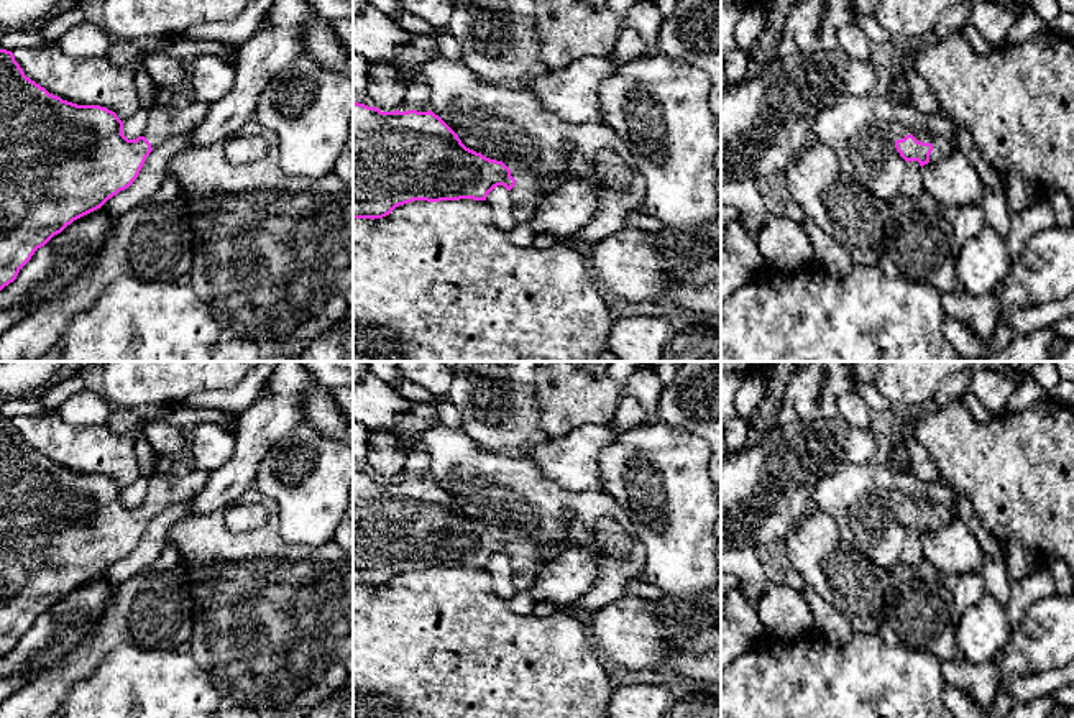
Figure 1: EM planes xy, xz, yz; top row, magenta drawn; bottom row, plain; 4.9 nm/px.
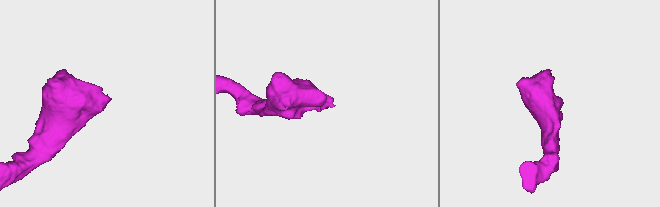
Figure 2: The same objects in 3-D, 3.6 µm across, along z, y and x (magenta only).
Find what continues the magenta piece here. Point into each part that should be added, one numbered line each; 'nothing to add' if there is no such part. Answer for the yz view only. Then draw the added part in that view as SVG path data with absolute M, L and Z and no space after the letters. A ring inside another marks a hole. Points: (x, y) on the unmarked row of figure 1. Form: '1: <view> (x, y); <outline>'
1: yz (941, 515); M893 491L890 495L890 508L895 511L897 508L905 506L906 503L913 503L918 509L931 511L933 519L929 522L929 531L938 531L946 526L952 519L952 513L941 503L931 504L925 498L910 496L902 491Z

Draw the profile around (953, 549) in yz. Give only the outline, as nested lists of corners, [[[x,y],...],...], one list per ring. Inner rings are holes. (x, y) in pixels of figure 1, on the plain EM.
[[[957,516],[938,531],[921,536],[923,555],[941,573],[980,573],[984,552],[964,521]]]

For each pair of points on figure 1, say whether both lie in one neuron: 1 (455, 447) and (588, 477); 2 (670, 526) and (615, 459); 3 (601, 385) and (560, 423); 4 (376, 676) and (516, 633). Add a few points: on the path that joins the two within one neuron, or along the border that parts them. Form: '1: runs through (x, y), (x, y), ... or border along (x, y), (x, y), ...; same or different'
1: border along (524, 457), (569, 490); different
2: runs through (665, 510), (631, 475); same
3: runs through (592, 395), (570, 413); same
4: runs through (411, 676), (465, 676), (481, 662); same

